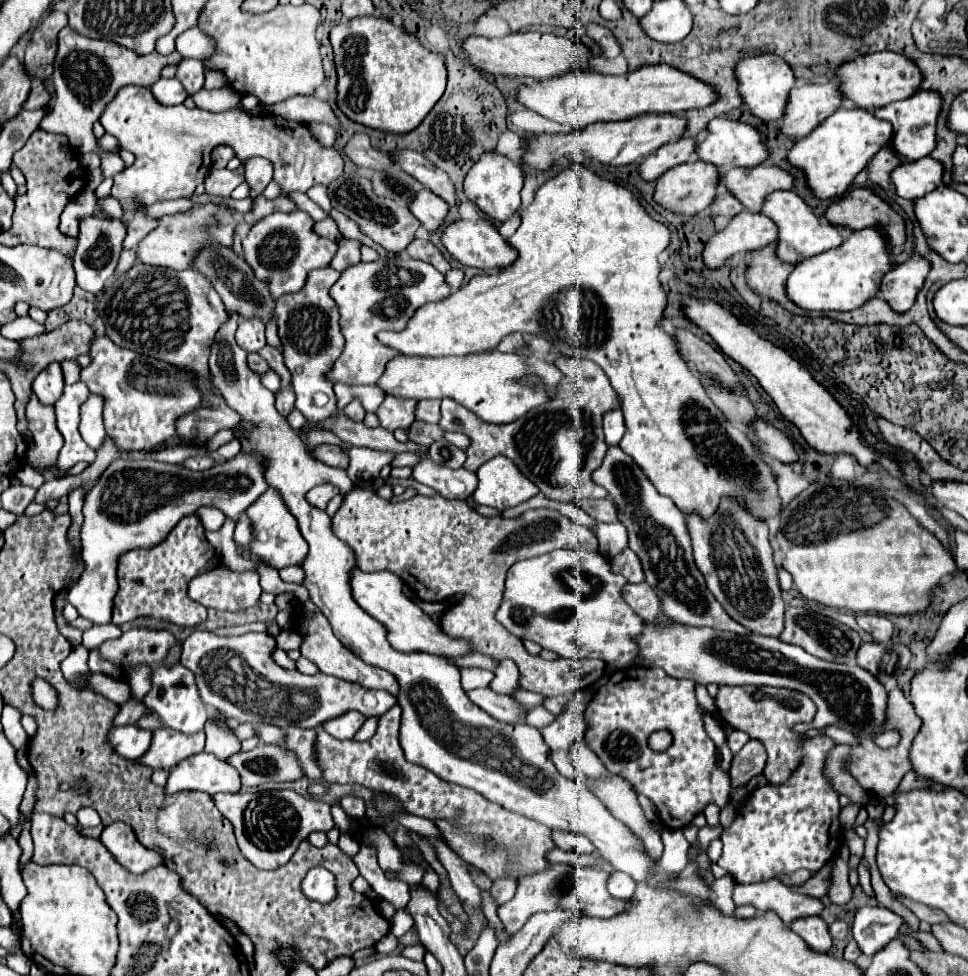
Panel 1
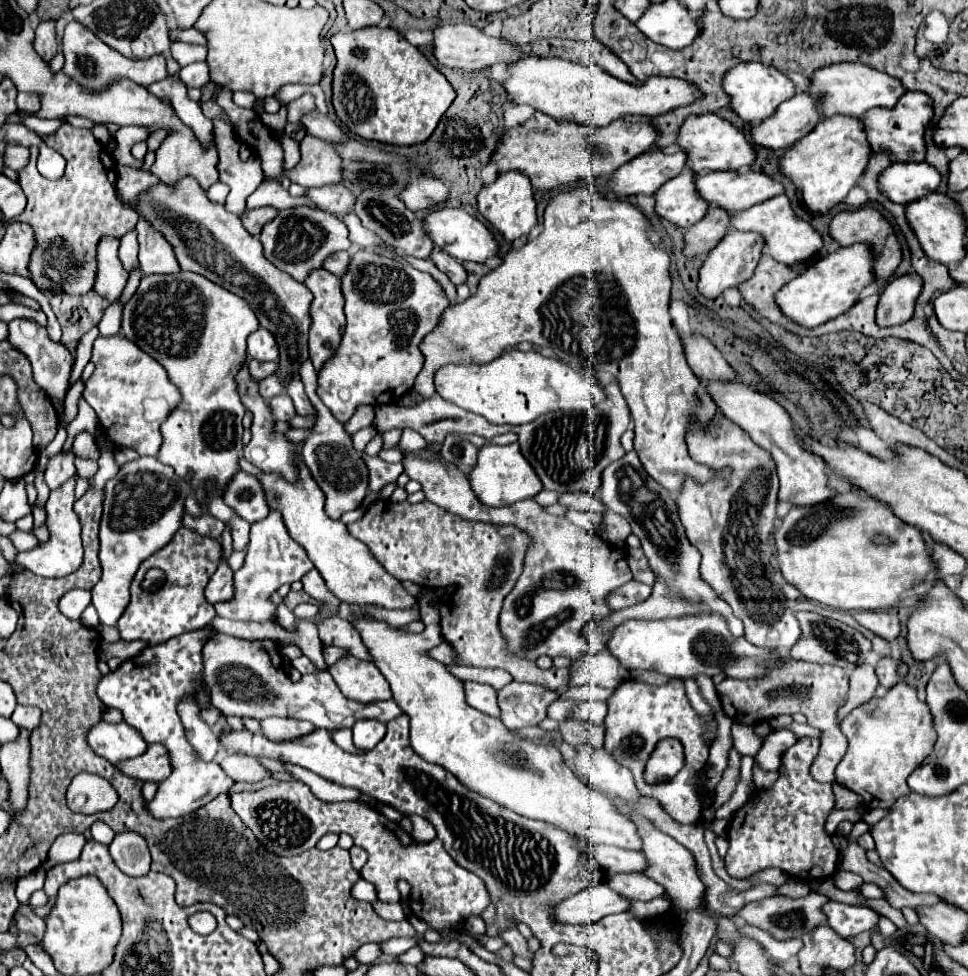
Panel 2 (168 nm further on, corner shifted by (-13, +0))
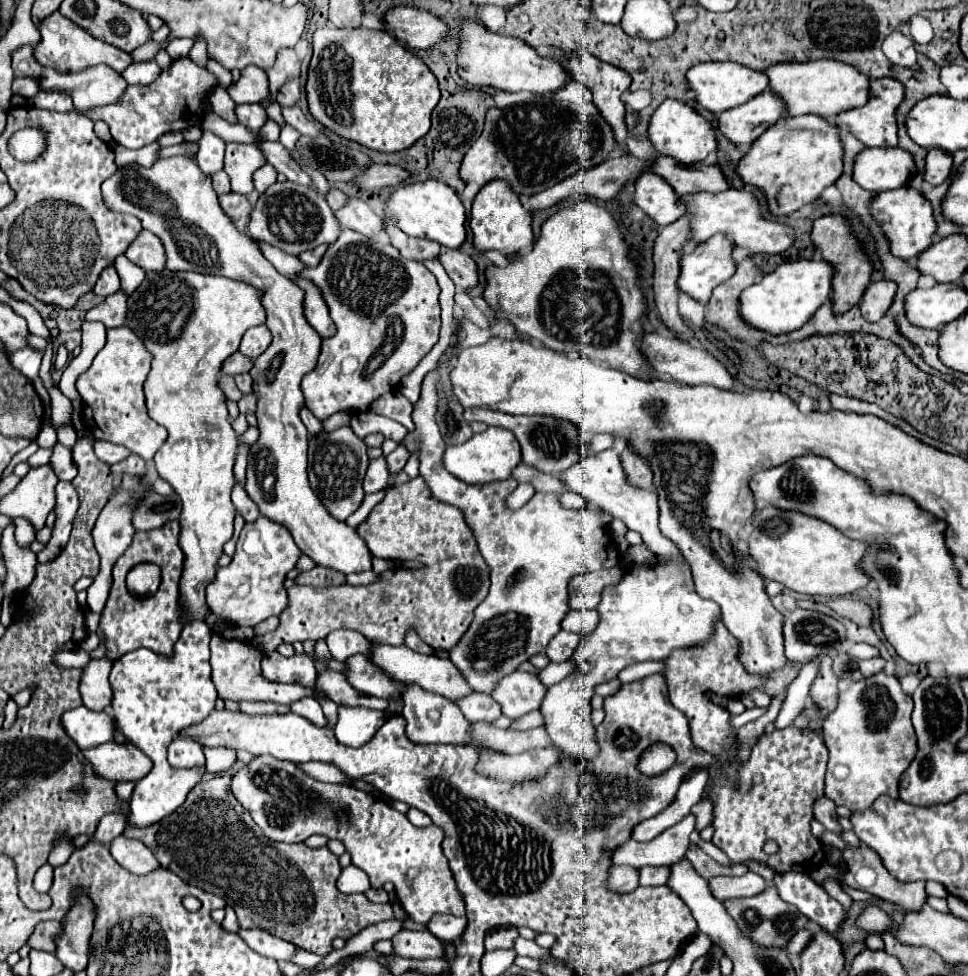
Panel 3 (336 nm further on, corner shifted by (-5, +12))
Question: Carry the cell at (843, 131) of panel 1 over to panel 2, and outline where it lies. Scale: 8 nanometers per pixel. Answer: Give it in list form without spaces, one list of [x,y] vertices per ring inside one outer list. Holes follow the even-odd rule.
[[[833,115],[821,119],[817,127],[799,139],[783,157],[781,169],[795,187],[801,191],[801,197],[809,211],[827,213],[831,207],[841,203],[847,193],[857,185],[871,157],[871,143],[865,133],[863,119],[849,115]]]

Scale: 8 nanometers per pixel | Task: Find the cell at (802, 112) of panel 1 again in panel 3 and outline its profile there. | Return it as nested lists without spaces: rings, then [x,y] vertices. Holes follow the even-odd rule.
[[[769,89],[719,115],[719,131],[735,145],[751,145],[767,127],[785,115],[785,103]]]

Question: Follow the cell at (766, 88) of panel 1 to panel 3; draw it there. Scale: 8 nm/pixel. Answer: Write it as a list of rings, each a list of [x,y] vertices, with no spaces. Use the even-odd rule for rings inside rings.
[[[729,61],[693,65],[685,73],[685,81],[687,81],[687,87],[695,93],[695,101],[715,115],[719,115],[731,107],[743,105],[745,101],[763,93],[769,87],[769,83],[761,71],[749,71],[747,67],[741,67],[739,63],[729,63]]]

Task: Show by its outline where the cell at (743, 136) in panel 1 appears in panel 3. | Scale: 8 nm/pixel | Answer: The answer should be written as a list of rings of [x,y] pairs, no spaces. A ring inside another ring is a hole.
[[[665,99],[655,113],[649,119],[649,129],[647,129],[647,137],[651,141],[651,145],[655,147],[655,151],[659,155],[667,155],[673,157],[679,163],[685,165],[693,165],[703,161],[709,153],[717,151],[717,141],[715,141],[715,131],[713,127],[701,117],[697,115],[691,107],[687,107],[685,103],[673,101],[673,99]]]

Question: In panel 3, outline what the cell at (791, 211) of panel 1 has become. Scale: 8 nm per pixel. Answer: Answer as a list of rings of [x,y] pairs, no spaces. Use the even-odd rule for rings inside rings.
[[[727,189],[721,193],[695,193],[695,195],[683,195],[683,197],[679,197],[679,201],[685,205],[685,213],[689,215],[691,239],[695,243],[705,243],[709,237],[721,233],[731,239],[735,249],[743,247],[751,255],[783,253],[793,243],[793,229],[787,225],[781,225],[777,221],[763,219],[759,215],[757,199],[747,191]]]

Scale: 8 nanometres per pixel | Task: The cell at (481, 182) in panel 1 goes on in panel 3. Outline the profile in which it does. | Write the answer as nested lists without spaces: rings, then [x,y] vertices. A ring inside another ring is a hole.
[[[493,181],[487,183],[475,197],[473,209],[471,209],[471,221],[469,221],[471,233],[473,233],[473,247],[477,251],[499,251],[505,257],[511,257],[519,253],[521,247],[529,247],[533,243],[533,231],[531,231],[531,217],[519,203],[519,197],[509,191],[509,185],[505,181]]]

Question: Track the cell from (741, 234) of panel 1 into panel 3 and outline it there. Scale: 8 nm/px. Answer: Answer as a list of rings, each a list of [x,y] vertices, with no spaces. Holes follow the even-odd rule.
[[[721,235],[709,239],[709,243],[697,245],[691,255],[681,257],[679,261],[681,271],[677,277],[677,289],[707,305],[711,291],[735,271],[731,253],[733,247],[729,247],[729,239],[721,239]]]

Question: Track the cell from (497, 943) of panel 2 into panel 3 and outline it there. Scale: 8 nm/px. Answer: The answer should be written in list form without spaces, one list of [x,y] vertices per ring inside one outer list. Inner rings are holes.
[[[503,927],[503,929],[495,929],[487,935],[485,939],[485,947],[487,951],[495,951],[495,949],[513,949],[515,939],[519,937],[515,927]]]

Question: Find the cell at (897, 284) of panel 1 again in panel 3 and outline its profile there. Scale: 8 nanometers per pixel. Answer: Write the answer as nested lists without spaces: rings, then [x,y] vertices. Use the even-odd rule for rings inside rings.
[[[885,281],[871,283],[865,289],[865,295],[861,297],[861,303],[859,303],[863,319],[865,321],[879,321],[885,315],[885,311],[891,307],[893,295],[895,295],[893,283],[885,283]]]

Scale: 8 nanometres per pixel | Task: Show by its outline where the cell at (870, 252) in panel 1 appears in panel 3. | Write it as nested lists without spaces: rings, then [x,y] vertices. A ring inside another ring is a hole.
[[[801,259],[793,263],[779,265],[773,273],[763,275],[763,279],[751,287],[747,287],[739,297],[739,317],[745,325],[767,331],[771,335],[783,335],[791,333],[799,327],[803,327],[813,313],[829,301],[831,295],[831,283],[833,267],[825,263],[823,259]]]

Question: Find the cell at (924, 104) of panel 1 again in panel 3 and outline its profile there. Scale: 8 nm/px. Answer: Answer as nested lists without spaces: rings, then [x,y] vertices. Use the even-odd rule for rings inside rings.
[[[873,79],[869,83],[869,101],[863,107],[849,109],[837,115],[837,129],[845,129],[855,135],[865,147],[897,147],[897,123],[895,123],[895,109],[903,99],[901,83],[895,79]]]

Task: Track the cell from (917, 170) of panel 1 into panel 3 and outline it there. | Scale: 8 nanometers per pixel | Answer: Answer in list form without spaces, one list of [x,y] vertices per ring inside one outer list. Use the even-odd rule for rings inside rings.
[[[899,147],[863,149],[855,155],[853,181],[871,193],[899,189],[913,171],[913,157]]]

